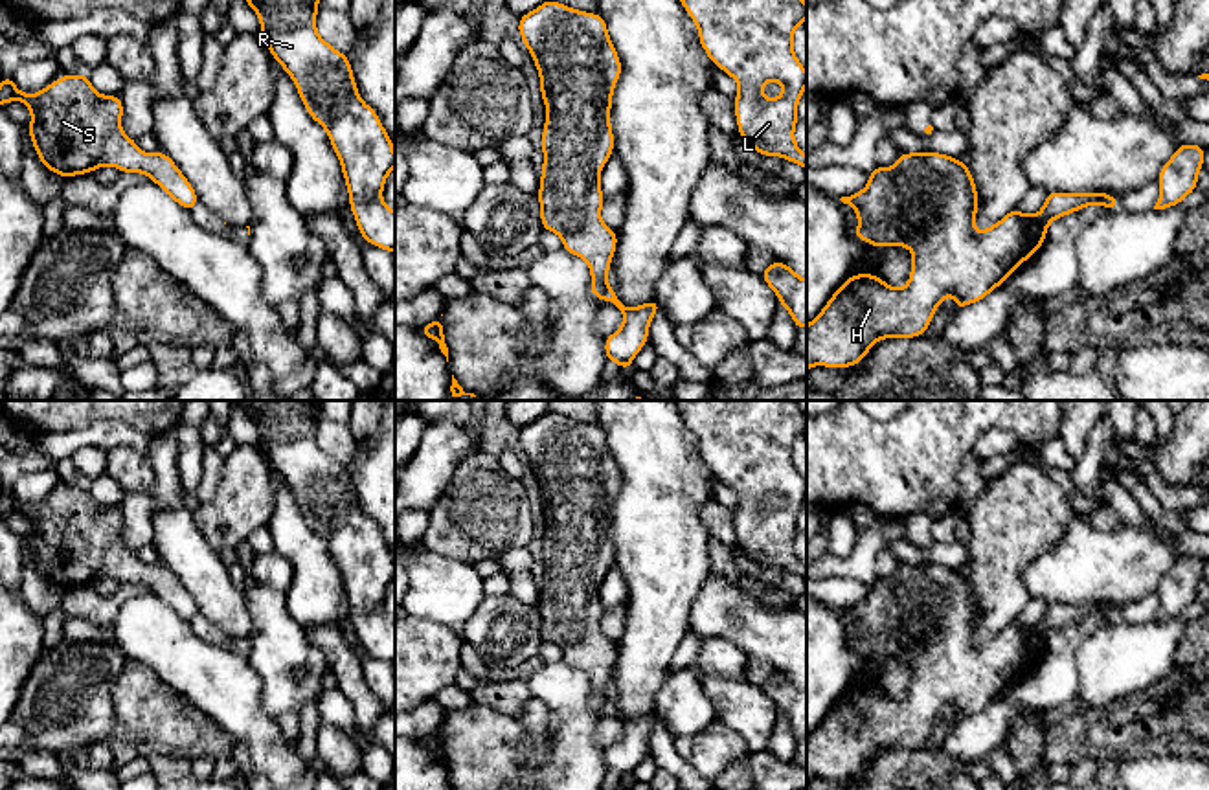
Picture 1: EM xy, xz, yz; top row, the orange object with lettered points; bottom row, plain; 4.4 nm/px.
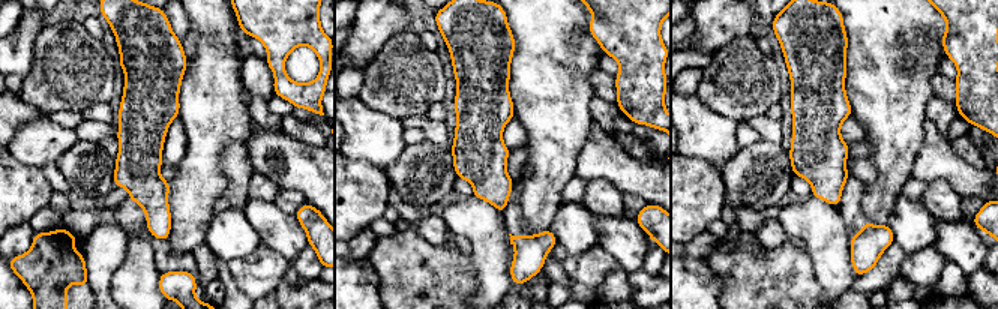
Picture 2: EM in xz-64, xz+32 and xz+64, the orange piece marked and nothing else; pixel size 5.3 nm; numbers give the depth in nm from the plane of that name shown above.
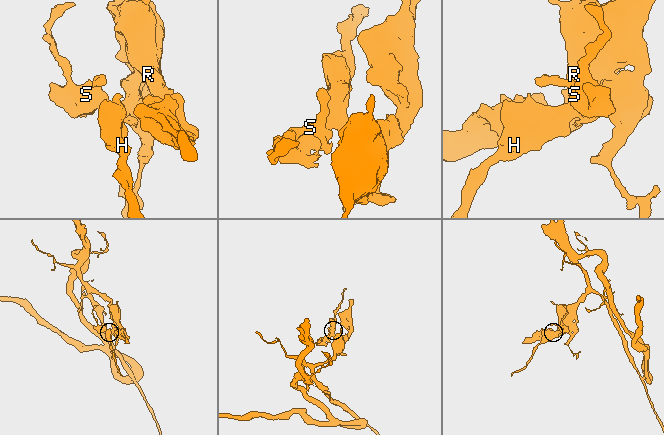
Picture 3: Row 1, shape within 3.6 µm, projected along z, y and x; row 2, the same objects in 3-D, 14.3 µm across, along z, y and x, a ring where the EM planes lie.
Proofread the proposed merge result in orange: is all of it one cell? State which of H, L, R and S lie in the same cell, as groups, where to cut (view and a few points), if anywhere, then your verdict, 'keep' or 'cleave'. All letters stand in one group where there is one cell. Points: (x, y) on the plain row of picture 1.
H S / L R | xz (607, 688), (605, 711) | cleave

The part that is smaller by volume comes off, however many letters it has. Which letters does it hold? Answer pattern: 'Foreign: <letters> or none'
Foreign: H, S

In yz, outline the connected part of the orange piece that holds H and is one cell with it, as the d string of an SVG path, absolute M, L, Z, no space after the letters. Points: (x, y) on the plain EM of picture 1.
M908 564L898 566L891 581L876 577L869 586L869 595L840 612L851 617L858 626L854 649L869 654L873 660L898 656L913 663L911 685L904 700L893 700L876 685L853 685L825 715L821 724L807 737L807 783L812 777L851 779L864 772L869 761L884 750L917 750L930 739L935 720L948 705L955 709L955 722L987 709L996 698L1025 674L1045 654L1047 638L1064 626L1075 625L1086 617L1119 612L1110 604L1047 604L1044 619L1036 626L1025 626L1018 619L1011 621L990 639L977 643L974 639L977 625L977 601L974 588L959 570L941 564Z

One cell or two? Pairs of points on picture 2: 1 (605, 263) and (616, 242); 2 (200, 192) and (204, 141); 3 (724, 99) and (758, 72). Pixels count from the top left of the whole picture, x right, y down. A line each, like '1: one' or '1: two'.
1: two
2: one
3: one

